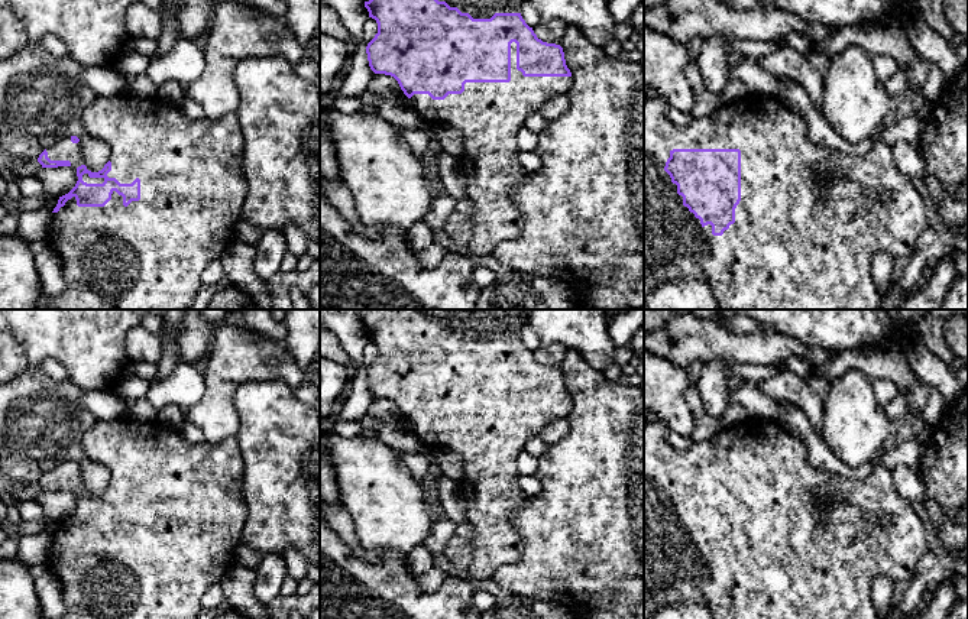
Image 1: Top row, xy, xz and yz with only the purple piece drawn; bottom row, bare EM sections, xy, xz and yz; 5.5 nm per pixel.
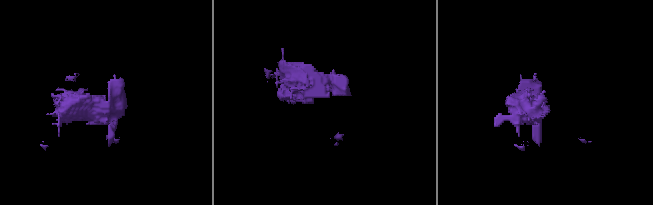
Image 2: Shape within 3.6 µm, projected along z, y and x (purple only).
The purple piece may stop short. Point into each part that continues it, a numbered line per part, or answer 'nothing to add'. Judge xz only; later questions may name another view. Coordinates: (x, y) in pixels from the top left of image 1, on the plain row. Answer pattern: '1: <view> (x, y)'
1: xz (489, 440)

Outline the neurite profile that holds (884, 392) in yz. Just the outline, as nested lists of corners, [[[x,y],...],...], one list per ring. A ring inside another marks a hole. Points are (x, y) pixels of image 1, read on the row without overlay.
[[[893,382],[874,386],[874,392],[881,406],[886,406],[900,393]]]

